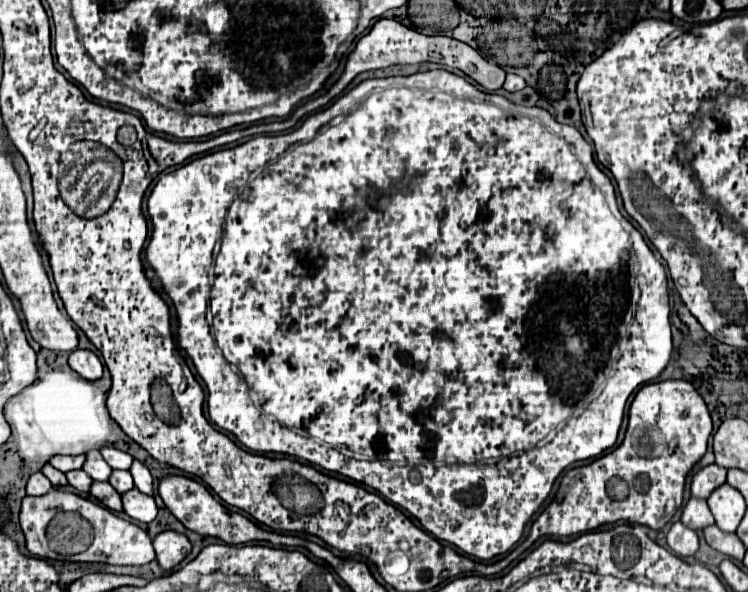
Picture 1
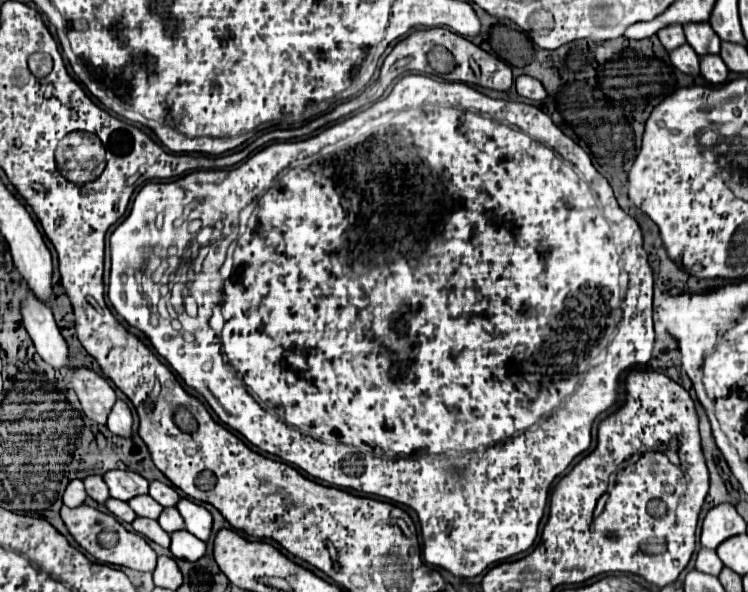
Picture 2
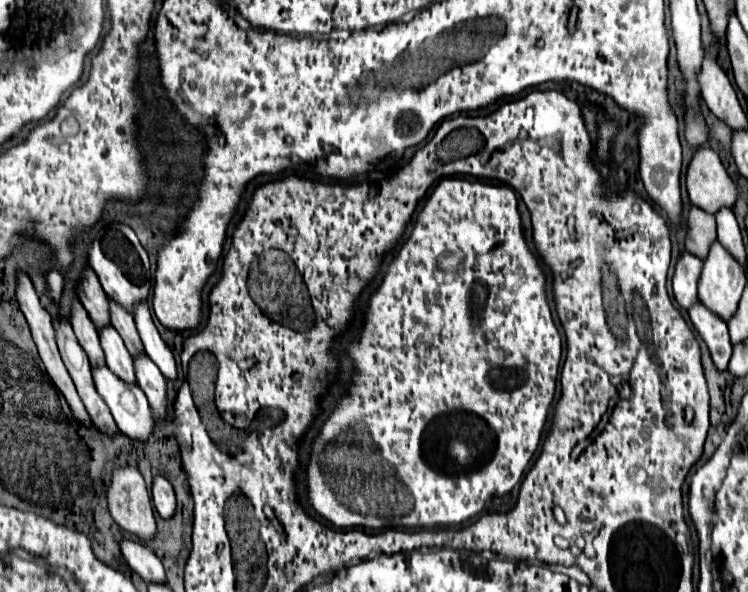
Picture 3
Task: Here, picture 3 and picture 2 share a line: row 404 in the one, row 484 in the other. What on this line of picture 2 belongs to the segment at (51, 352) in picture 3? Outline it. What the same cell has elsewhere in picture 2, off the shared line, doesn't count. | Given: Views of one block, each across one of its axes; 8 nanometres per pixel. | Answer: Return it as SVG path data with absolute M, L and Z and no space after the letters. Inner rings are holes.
M72 480L62 496L64 500L64 506L68 508L76 508L76 506L82 506L84 500L86 500L86 490L84 490L84 482L82 480Z

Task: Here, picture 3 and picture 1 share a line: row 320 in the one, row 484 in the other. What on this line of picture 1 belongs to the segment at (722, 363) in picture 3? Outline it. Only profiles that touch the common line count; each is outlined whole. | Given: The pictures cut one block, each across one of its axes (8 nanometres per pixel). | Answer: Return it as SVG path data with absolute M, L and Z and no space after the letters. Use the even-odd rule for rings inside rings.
M716 464L702 468L694 478L692 478L692 496L708 500L708 496L718 488L726 484L726 468L720 468Z

